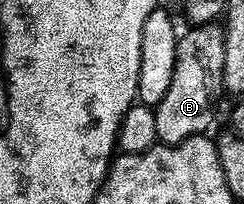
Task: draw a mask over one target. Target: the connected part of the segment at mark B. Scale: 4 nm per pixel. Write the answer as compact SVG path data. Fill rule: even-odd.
M218 23L188 27L177 42L177 64L169 91L159 104L154 105L157 118L157 141L160 144L180 144L194 136L210 133L215 120L215 103L224 91L225 38Z

